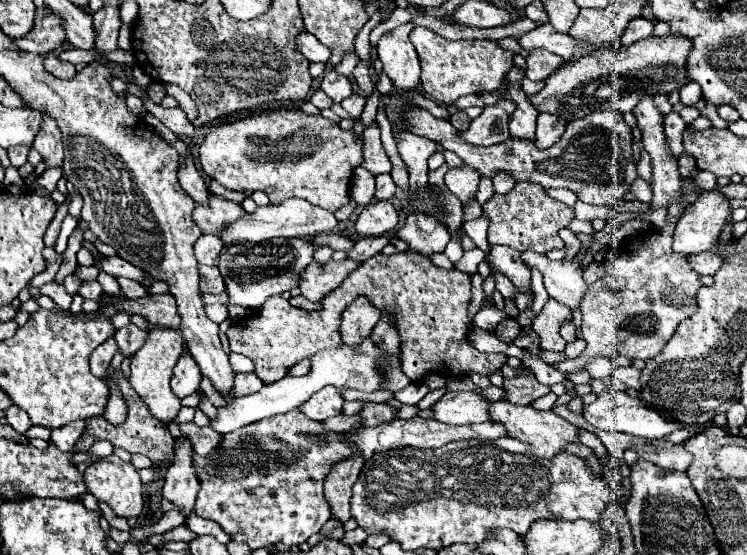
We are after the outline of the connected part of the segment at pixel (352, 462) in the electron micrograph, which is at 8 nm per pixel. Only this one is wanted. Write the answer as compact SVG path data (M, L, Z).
M349 456L349 460L339 460L333 464L329 476L325 476L325 498L331 506L331 514L341 522L347 522L351 518L351 488L363 464L365 460L361 460L361 456Z

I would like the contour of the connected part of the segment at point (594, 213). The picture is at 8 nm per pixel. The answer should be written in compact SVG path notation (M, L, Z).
M577 202L577 204L575 204L575 216L577 216L579 220L595 220L595 218L609 220L609 218L611 218L611 208L593 208L593 206L589 206L589 204Z

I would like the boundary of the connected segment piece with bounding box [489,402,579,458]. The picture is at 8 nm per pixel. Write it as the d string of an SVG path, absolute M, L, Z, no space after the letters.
M493 402L489 412L491 412L491 420L503 422L507 426L507 434L511 438L527 442L533 448L533 452L541 458L553 458L553 456L557 456L557 452L563 452L569 444L579 444L579 428L573 426L571 422L559 418L557 414L553 414L553 410L541 412L541 410L535 410L533 406L515 406L511 402Z

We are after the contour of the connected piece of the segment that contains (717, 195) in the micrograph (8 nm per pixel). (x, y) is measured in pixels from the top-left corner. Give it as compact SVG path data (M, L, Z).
M701 190L695 198L695 202L691 202L685 208L685 214L681 216L681 220L675 226L675 234L673 234L673 250L681 252L681 254L699 254L705 250L711 250L717 240L719 234L723 232L723 228L727 224L731 224L731 204L729 200L723 196L723 192L715 190Z

